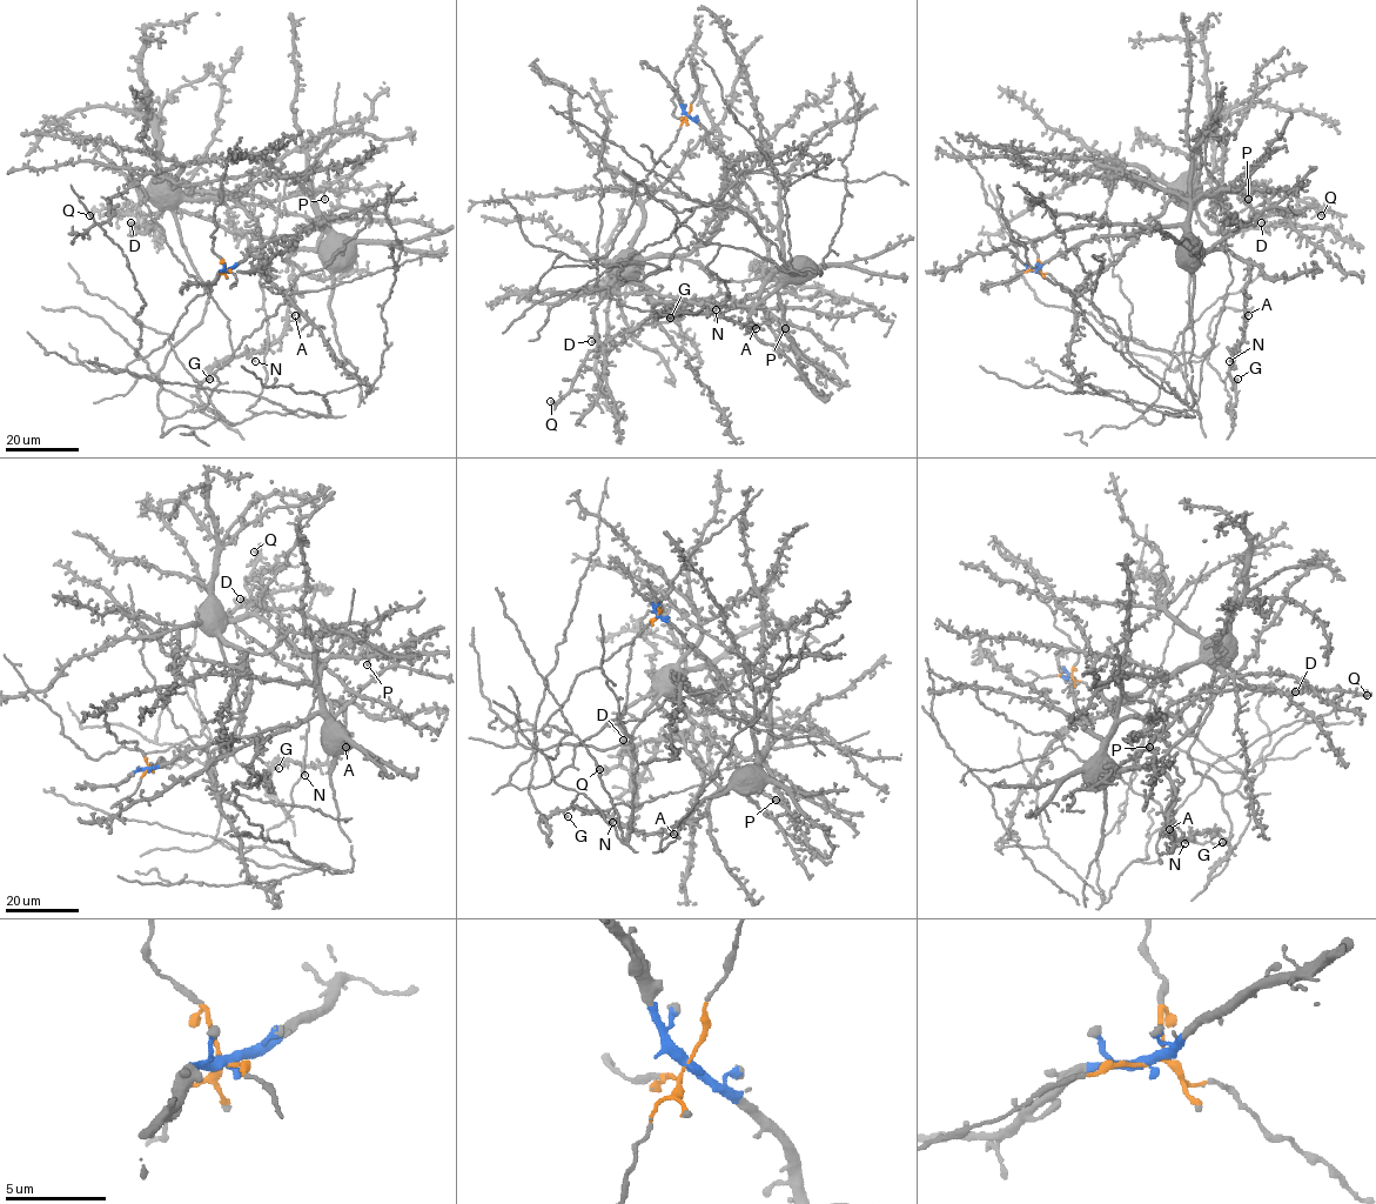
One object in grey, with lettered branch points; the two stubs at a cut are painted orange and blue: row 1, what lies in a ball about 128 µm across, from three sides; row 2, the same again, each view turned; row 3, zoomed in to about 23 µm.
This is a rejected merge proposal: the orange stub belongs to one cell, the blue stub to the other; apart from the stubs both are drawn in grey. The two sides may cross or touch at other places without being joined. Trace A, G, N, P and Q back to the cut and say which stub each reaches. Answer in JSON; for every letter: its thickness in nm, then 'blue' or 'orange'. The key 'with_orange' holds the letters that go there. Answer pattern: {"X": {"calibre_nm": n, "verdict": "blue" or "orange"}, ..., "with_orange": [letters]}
{"A": {"calibre_nm": 340, "verdict": "blue"}, "G": {"calibre_nm": 360, "verdict": "blue"}, "N": {"calibre_nm": 170, "verdict": "blue"}, "P": {"calibre_nm": 460, "verdict": "blue"}, "Q": {"calibre_nm": 550, "verdict": "blue"}, "with_orange": []}

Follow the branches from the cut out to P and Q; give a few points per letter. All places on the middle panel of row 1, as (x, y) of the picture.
P: (688, 115), (778, 229), (783, 262), (763, 288), (760, 305), (785, 328)
Q: (688, 115), (778, 229), (783, 262), (754, 296), (696, 299), (668, 321), (611, 336), (550, 401)

